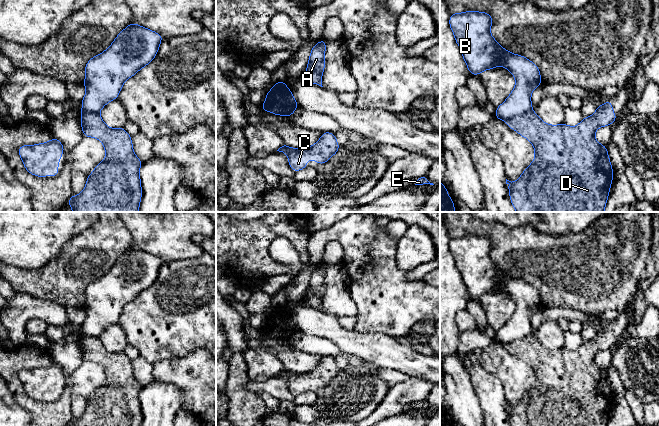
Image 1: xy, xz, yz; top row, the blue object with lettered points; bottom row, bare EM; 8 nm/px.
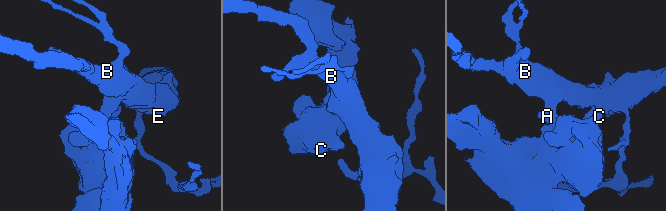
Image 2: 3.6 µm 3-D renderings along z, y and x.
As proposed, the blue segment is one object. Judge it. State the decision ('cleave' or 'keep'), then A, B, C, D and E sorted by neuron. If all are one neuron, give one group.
cleave | A B E / C D

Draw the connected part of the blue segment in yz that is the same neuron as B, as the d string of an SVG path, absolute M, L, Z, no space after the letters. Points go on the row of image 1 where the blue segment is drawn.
M475 10L452 13L449 18L455 41L471 75L502 66L515 77L511 94L496 107L495 118L505 121L532 109L531 93L542 80L536 64L499 45L490 33L492 23L489 13Z

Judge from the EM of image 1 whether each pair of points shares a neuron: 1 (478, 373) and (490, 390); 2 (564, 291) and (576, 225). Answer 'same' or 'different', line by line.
1: same
2: different

